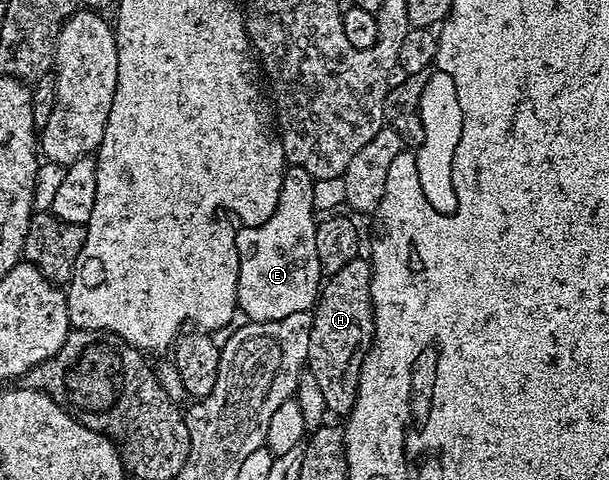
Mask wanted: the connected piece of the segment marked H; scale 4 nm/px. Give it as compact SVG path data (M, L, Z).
M363 257L352 260L342 270L330 274L322 284L313 309L311 340L306 366L319 385L328 412L346 416L357 397L357 383L364 366L365 353L374 338L373 301L370 298L373 266Z

